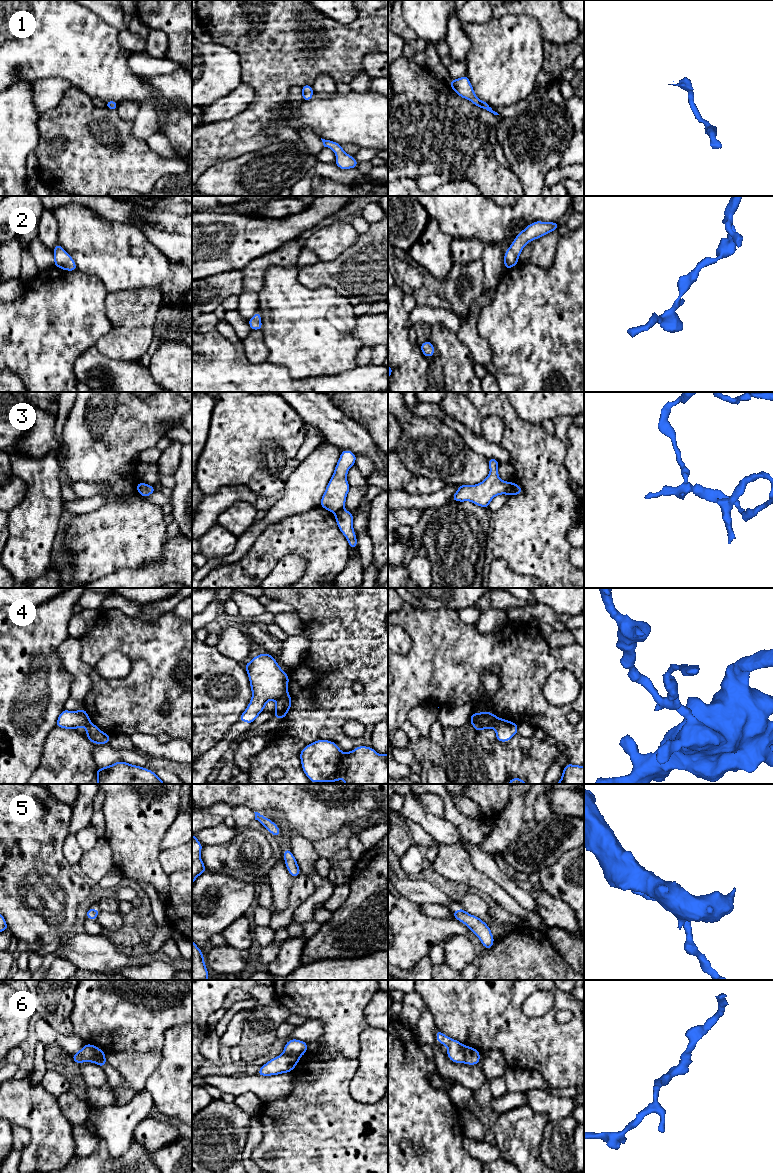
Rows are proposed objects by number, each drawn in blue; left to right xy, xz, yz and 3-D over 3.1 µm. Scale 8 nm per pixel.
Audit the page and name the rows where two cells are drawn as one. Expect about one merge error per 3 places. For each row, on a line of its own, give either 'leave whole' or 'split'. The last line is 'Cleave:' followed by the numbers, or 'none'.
1: leave whole
2: leave whole
3: split
4: split
5: leave whole
6: split
Cleave: 3, 4, 6

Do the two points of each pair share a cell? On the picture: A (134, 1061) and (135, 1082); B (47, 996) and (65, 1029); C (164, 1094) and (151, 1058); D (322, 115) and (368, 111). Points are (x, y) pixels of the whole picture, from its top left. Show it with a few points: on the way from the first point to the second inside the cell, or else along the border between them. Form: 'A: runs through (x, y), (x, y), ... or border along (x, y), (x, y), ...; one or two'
A: runs through (134, 1066), (135, 1077); one
B: runs through (55, 1003), (58, 1006), (60, 1021); one
C: border along (161, 1049), (161, 1059), (148, 1077), (144, 1088); two
D: runs through (333, 118), (357, 118); one

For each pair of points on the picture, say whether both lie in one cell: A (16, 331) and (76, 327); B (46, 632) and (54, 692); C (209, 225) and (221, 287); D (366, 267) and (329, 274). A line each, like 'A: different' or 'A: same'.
A: same
B: same
C: different
D: same

